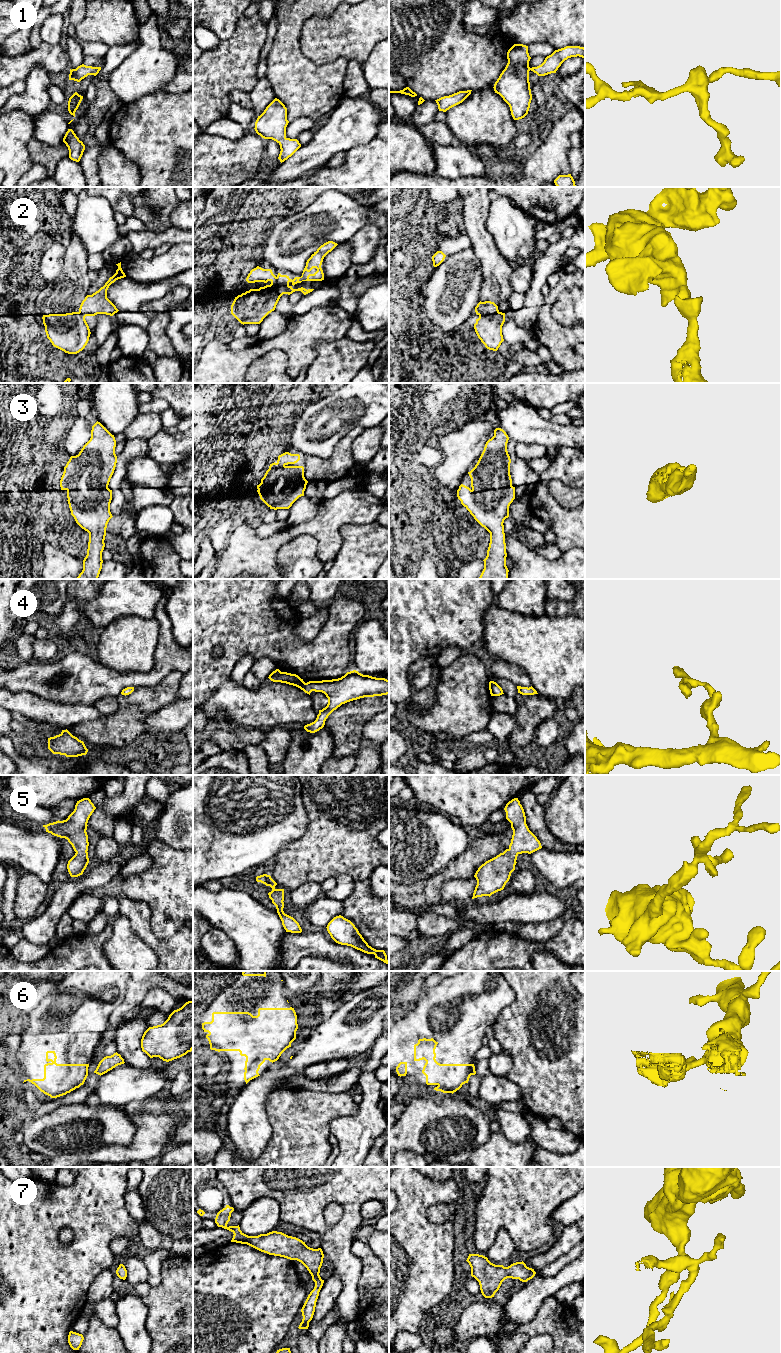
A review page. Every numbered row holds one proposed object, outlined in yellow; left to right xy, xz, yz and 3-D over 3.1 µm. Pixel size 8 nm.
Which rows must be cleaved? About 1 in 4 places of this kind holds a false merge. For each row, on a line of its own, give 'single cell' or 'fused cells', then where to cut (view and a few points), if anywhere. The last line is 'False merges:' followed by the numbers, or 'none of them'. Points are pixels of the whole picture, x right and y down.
1: single cell | no cut
2: fused cells | yz (498, 310), (492, 314), (479, 315)
3: single cell | no cut
4: single cell | no cut
5: single cell | no cut
6: fused cells | yz (474, 1069), (471, 1074)
7: single cell | no cut
False merges: 2, 6

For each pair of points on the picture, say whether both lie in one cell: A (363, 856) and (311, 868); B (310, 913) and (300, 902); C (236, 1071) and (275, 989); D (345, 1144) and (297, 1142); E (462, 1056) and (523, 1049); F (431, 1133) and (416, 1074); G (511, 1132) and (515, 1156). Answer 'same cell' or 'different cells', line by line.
A: same cell
B: different cells
C: same cell
D: different cells
E: different cells
F: different cells
G: different cells

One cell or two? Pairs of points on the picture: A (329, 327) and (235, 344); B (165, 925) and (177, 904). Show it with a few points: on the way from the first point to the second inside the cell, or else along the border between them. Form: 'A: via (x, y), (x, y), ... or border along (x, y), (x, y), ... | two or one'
A: border along (225, 345), (234, 351), (240, 351), (251, 345) | two
B: via (171, 921), (173, 920), (173, 910) | one

